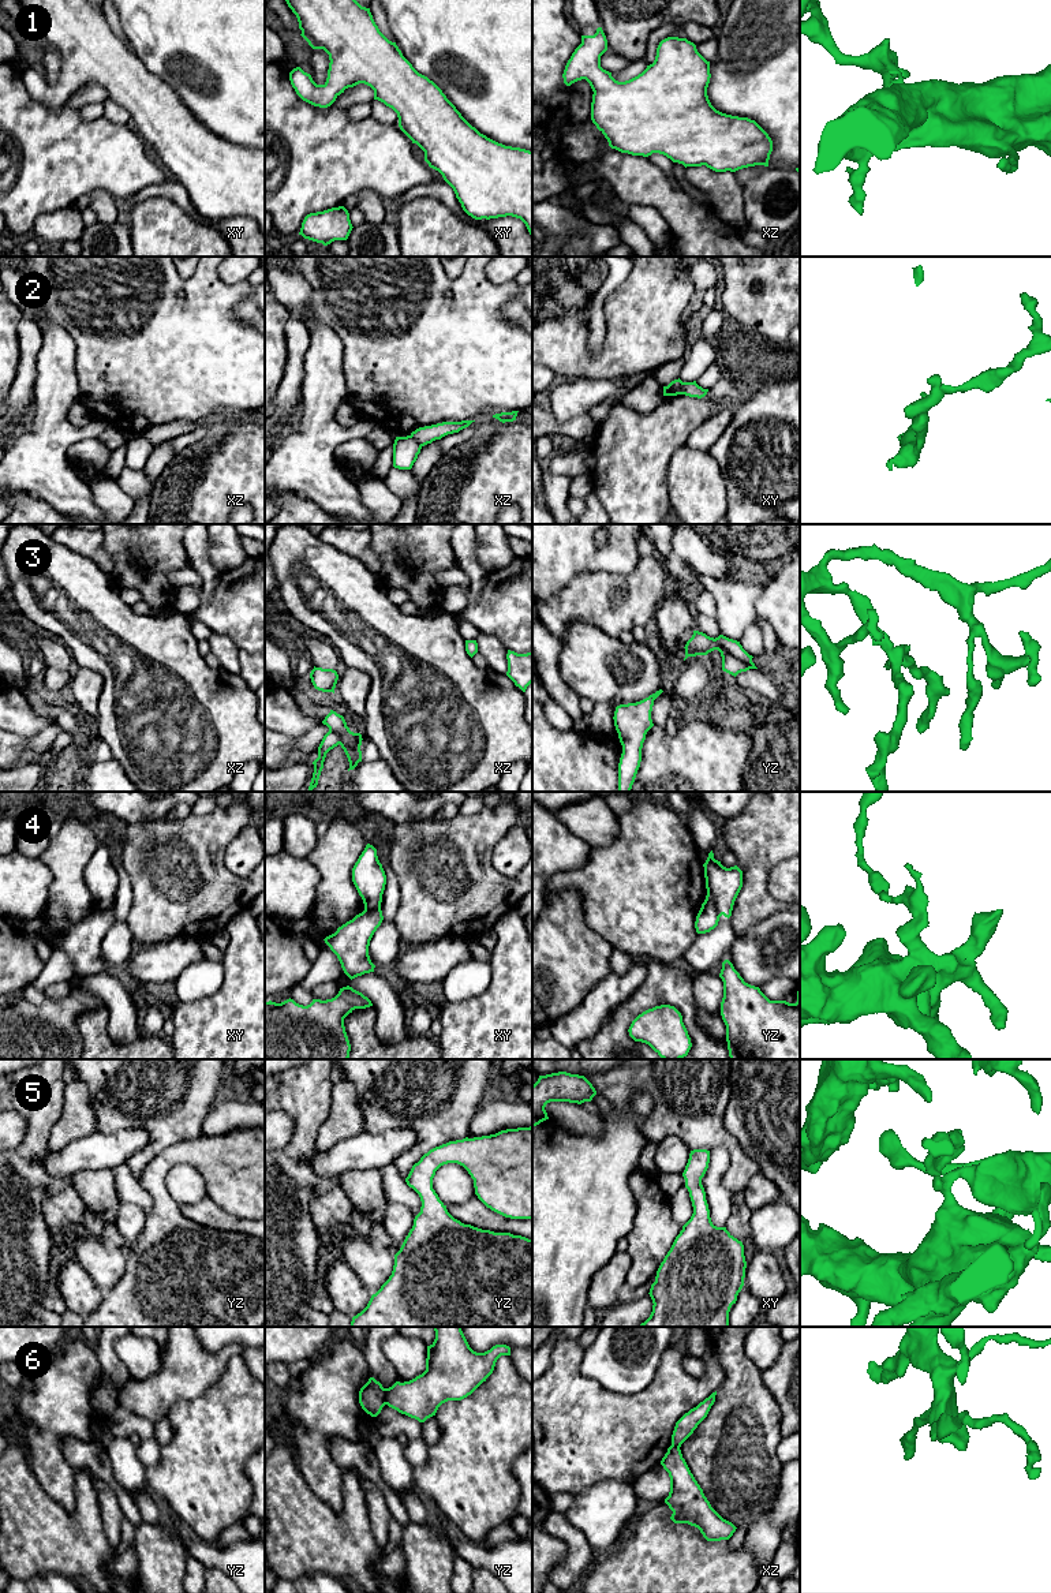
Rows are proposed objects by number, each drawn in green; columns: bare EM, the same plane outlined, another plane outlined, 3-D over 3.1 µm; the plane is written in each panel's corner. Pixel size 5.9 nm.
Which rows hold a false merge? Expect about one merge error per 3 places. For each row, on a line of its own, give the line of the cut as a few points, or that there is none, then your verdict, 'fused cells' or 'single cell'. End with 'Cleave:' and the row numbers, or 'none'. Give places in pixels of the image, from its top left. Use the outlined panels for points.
1: no cut | single cell
2: xz (408, 436), (421, 447) | fused cells
3: yz (720, 650), (726, 650), (739, 659), (752, 662) | fused cells
4: yz (707, 893), (713, 897), (715, 909), (721, 915) | fused cells
5: no cut | single cell
6: yz (386, 1388), (384, 1403) | fused cells
Cleave: 2, 3, 4, 6

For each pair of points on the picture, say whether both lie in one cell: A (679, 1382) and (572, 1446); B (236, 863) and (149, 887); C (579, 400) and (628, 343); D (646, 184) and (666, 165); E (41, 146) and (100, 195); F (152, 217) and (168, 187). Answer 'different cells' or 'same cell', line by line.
A: same cell
B: different cells
C: different cells
D: different cells
E: different cells
F: different cells

